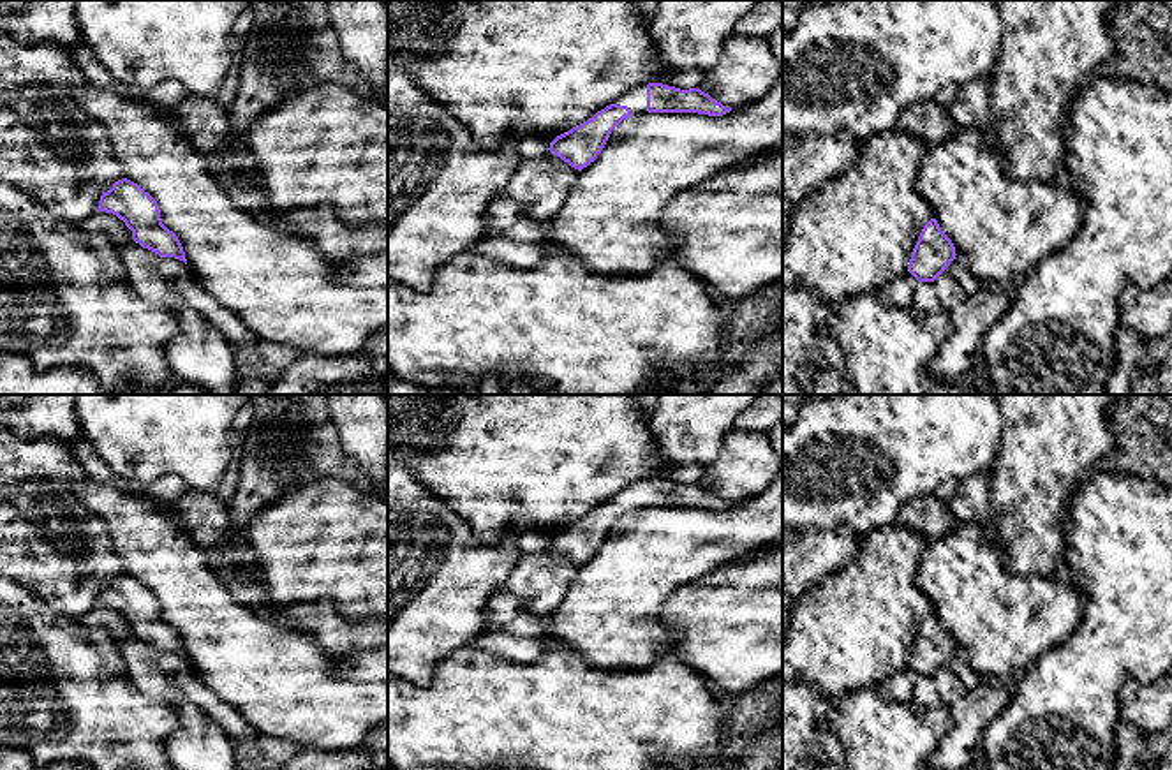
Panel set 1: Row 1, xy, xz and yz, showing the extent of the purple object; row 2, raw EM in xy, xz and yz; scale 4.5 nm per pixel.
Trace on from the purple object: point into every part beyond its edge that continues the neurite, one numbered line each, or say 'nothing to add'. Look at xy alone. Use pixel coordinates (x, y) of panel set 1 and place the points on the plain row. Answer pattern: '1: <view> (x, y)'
nothing to add

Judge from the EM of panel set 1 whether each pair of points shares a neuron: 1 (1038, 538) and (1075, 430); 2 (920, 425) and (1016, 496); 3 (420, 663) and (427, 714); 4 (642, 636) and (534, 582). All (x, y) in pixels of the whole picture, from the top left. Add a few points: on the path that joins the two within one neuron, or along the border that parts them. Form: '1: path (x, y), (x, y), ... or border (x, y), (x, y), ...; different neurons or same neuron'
1: path (1038, 511), (1038, 467), (1049, 457); same neuron
2: border (1001, 427), (1000, 448), (989, 467); different neurons
3: border (450, 654), (427, 684), (415, 686), (406, 681); different neurons
4: border (570, 584), (564, 598), (543, 619); different neurons

